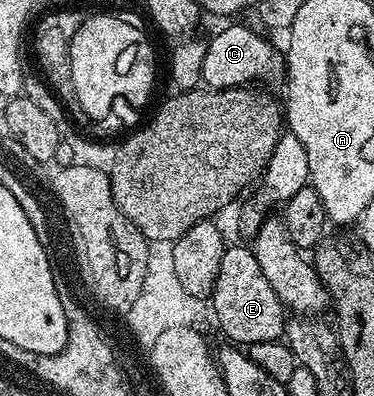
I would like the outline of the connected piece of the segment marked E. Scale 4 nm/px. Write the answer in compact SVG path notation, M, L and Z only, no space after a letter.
M227 244L220 259L220 275L216 275L213 301L214 317L218 320L223 335L227 337L225 340L235 346L248 347L252 343L268 343L279 340L285 334L287 310L276 291L272 291L264 271L260 271L260 263L256 263L256 255L249 244Z

